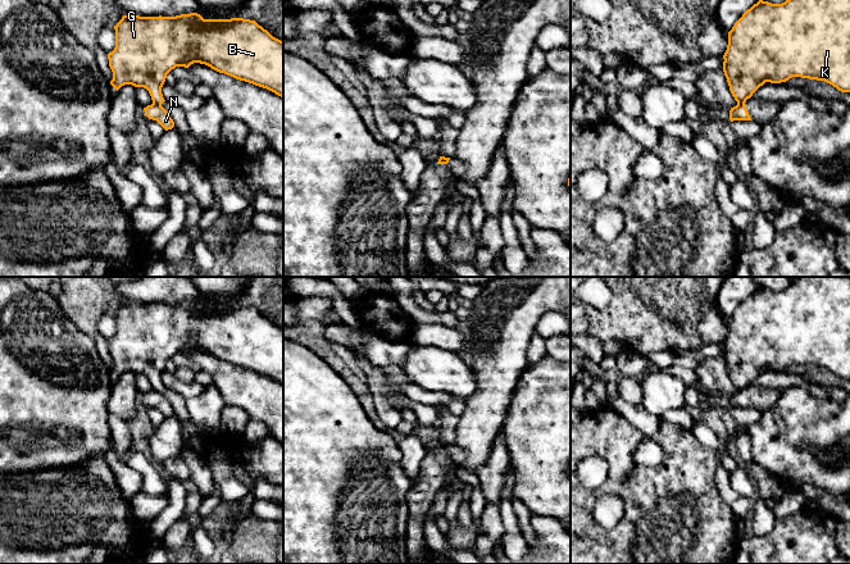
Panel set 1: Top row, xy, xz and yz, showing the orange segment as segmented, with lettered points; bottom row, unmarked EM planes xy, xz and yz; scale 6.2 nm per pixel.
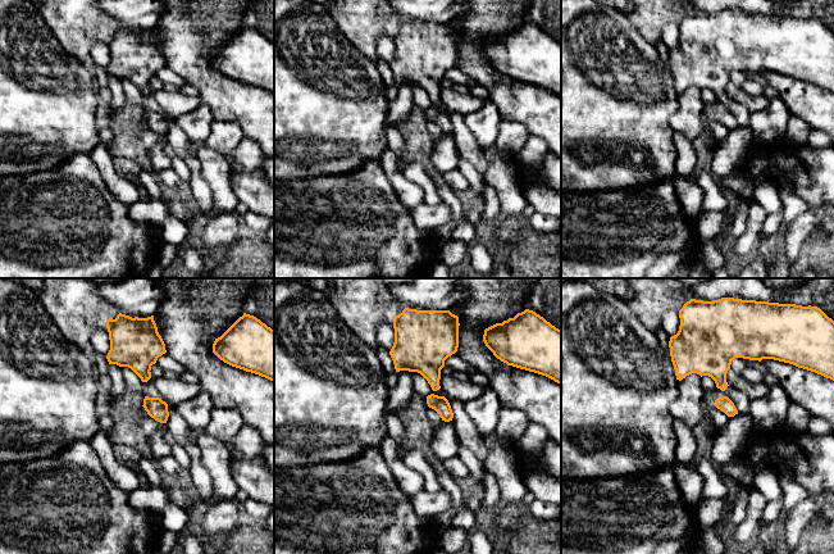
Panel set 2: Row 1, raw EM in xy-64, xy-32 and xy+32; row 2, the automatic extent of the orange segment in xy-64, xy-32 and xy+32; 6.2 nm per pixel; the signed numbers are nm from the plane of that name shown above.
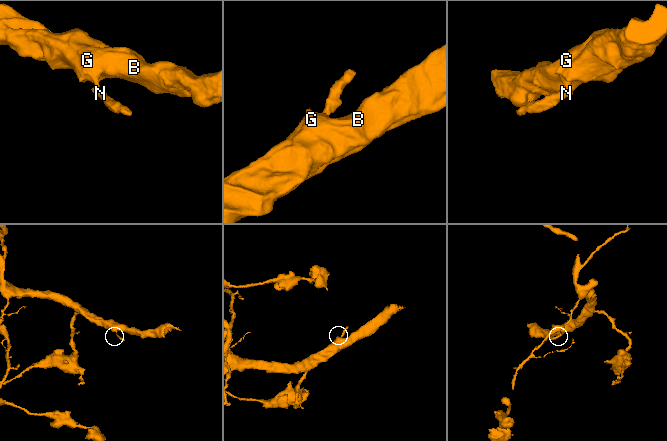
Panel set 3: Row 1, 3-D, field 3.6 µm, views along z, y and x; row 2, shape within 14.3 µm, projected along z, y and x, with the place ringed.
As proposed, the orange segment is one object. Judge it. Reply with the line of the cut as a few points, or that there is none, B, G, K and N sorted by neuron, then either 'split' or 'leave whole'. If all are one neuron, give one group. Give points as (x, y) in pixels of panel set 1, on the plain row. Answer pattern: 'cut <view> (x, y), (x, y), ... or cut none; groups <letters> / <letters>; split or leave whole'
cut xy (153, 390), (160, 392); groups B G K / N; split

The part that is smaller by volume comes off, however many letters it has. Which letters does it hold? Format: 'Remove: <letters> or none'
Remove: N

